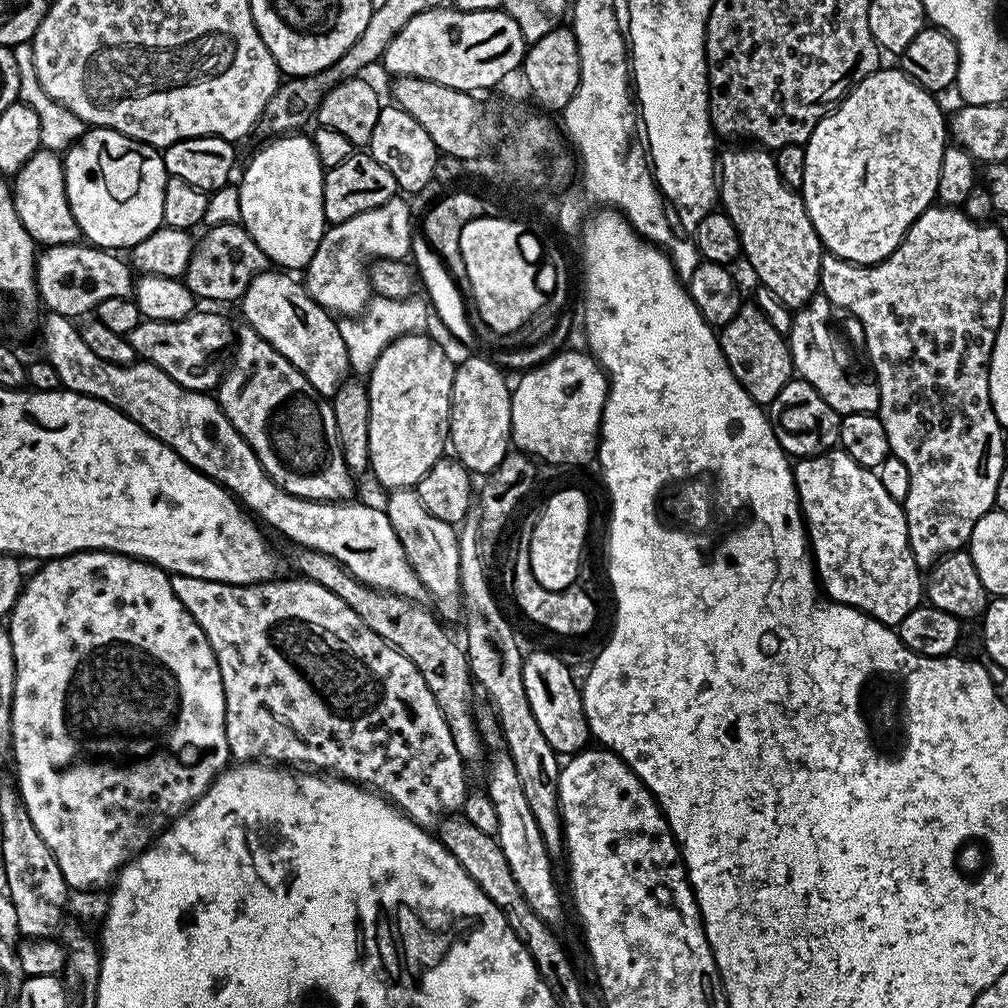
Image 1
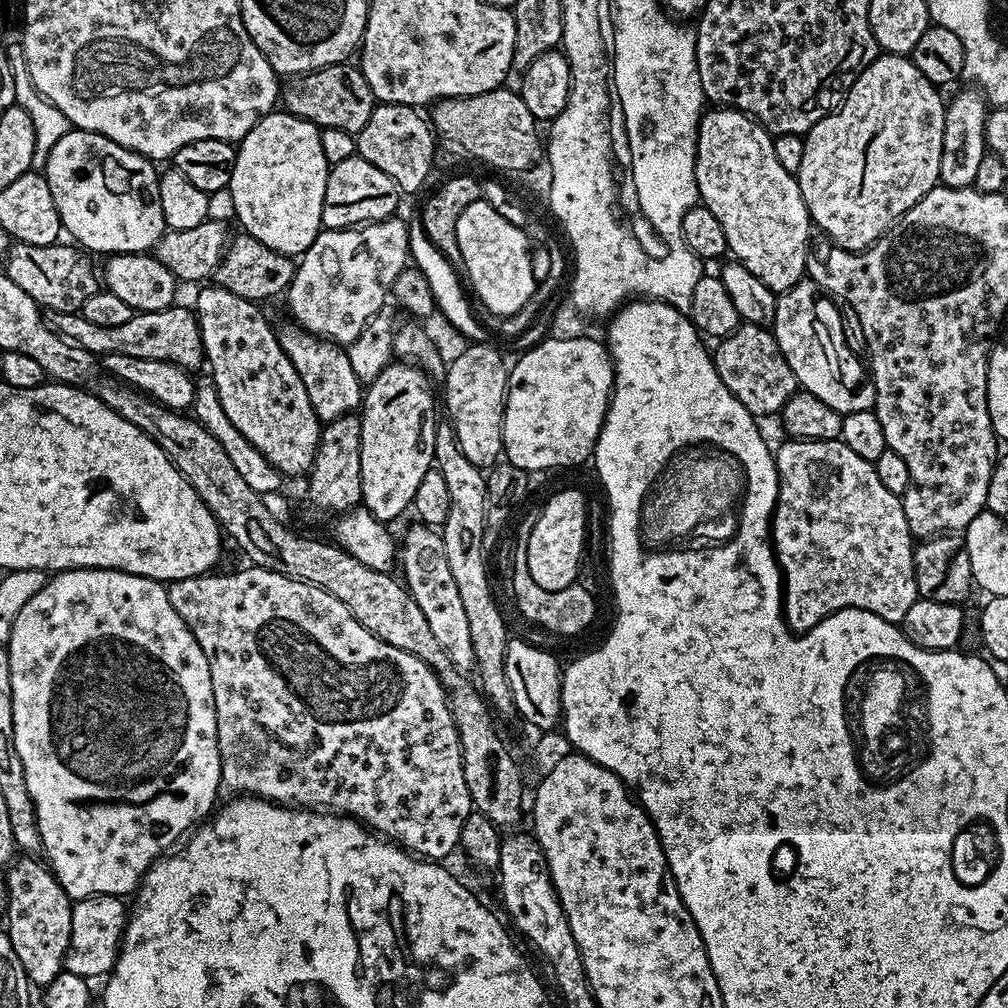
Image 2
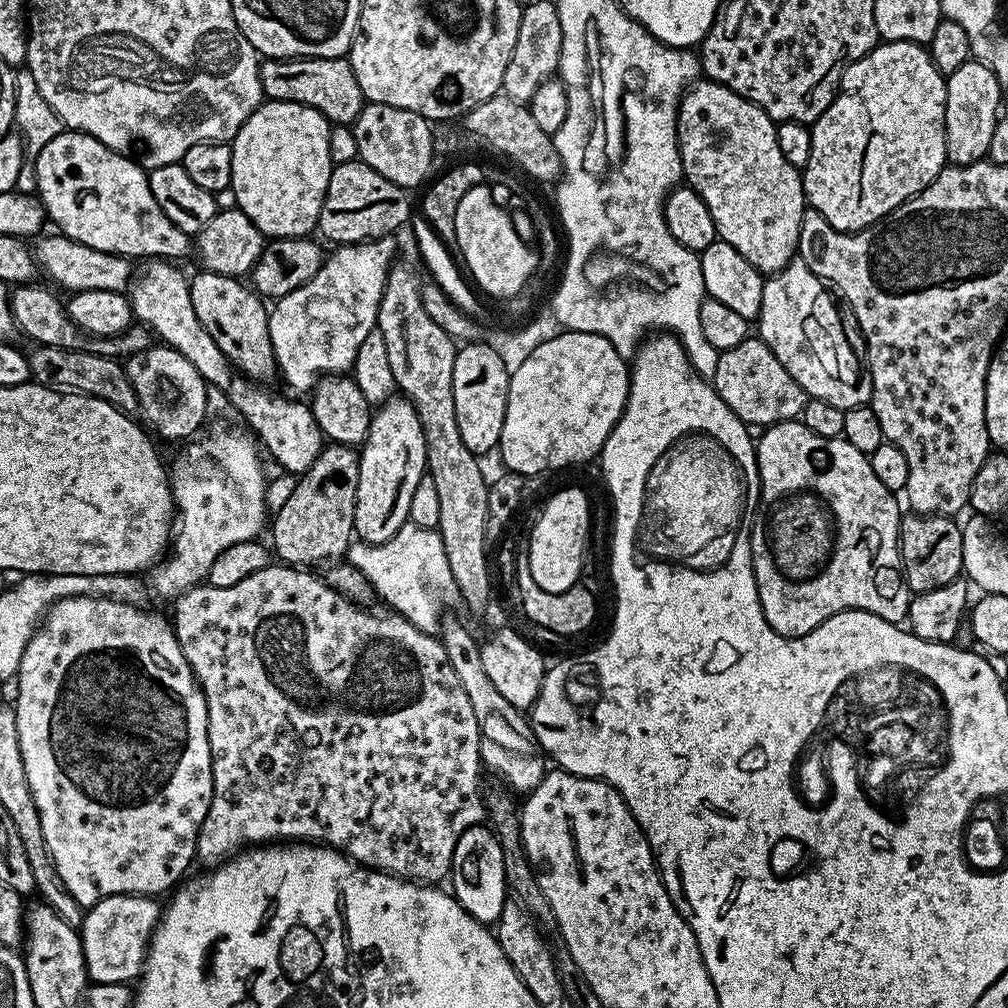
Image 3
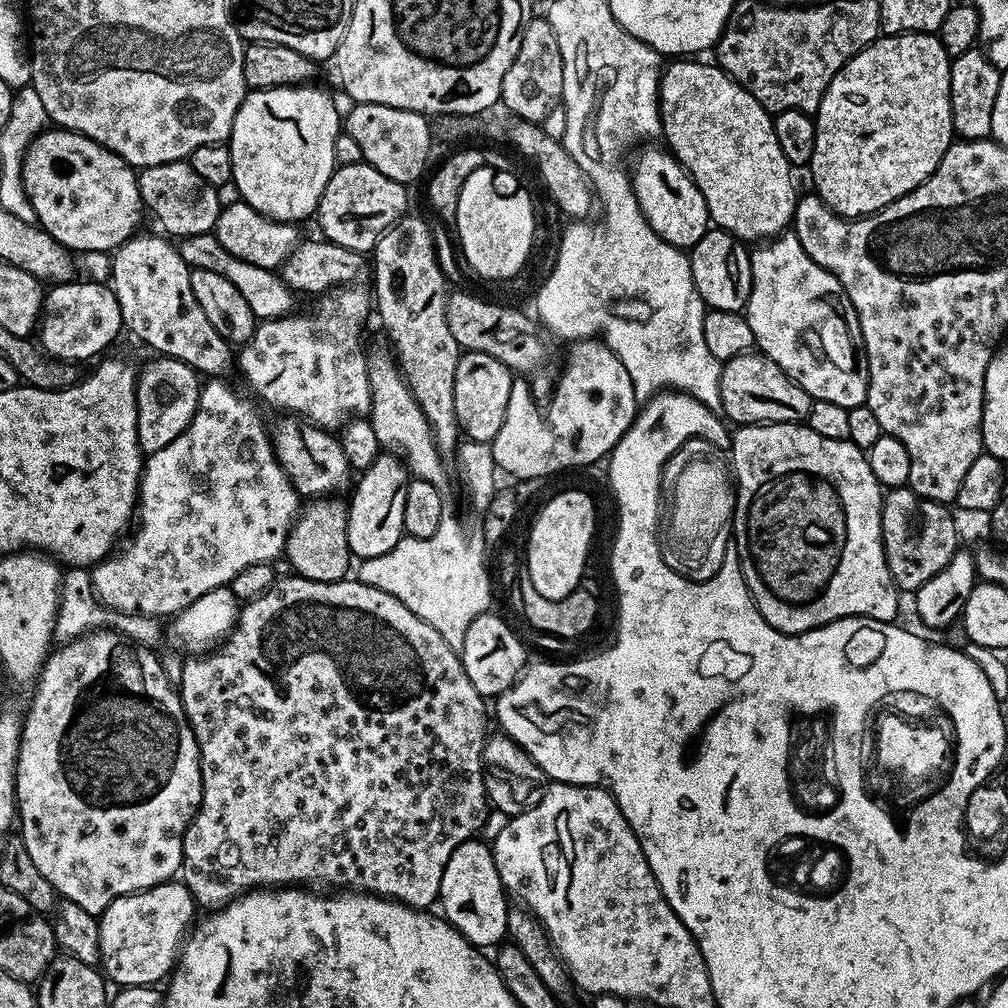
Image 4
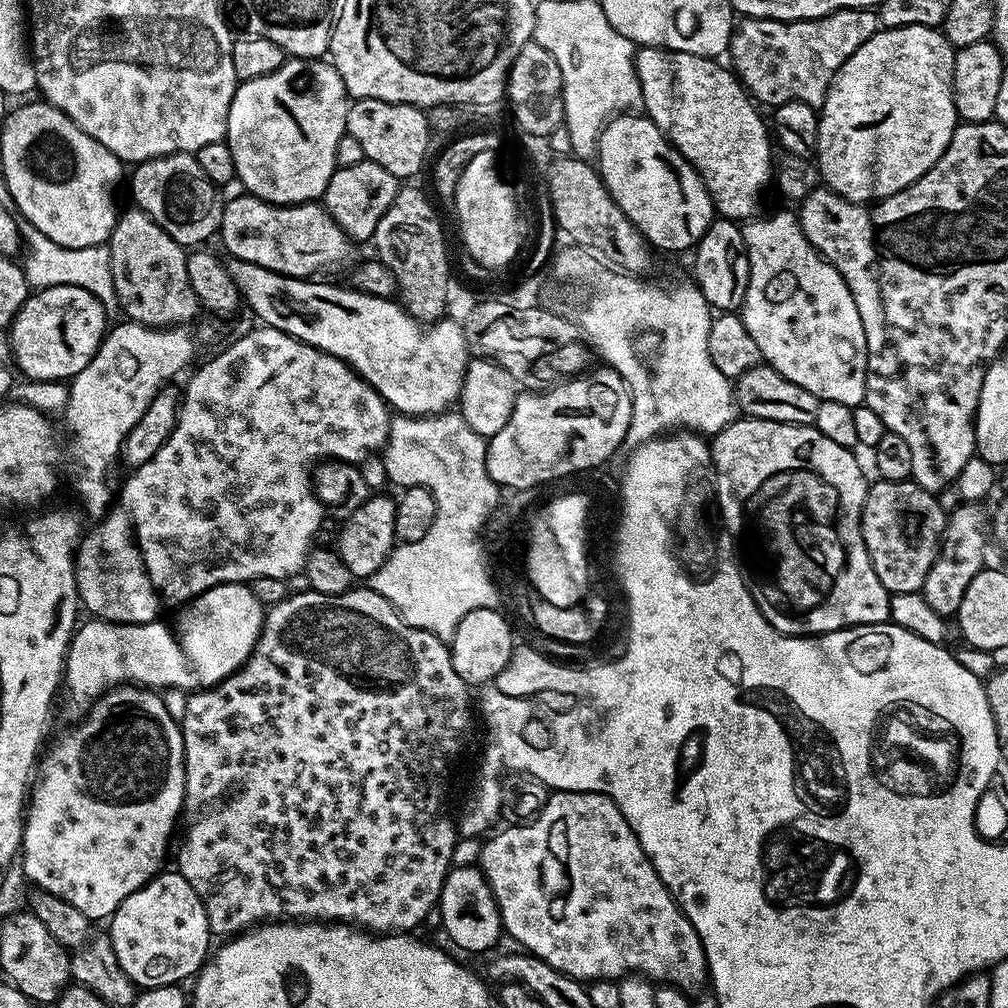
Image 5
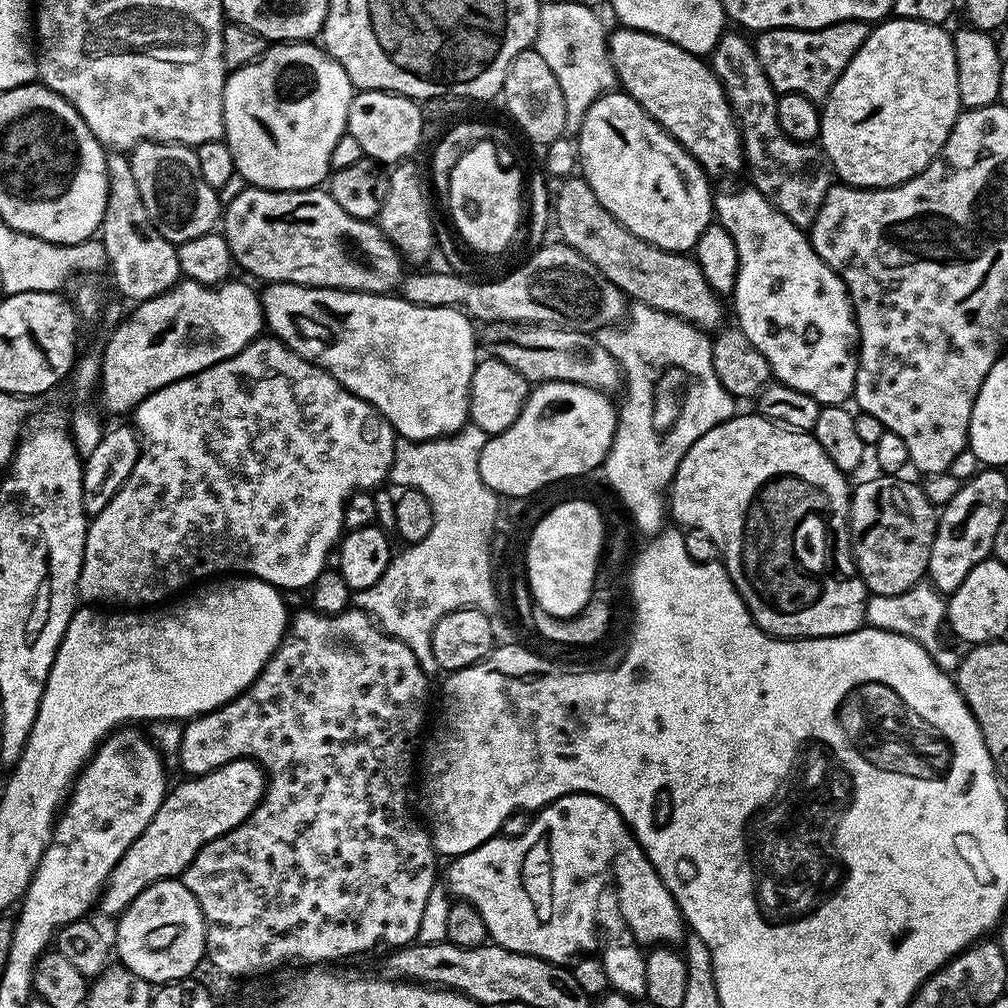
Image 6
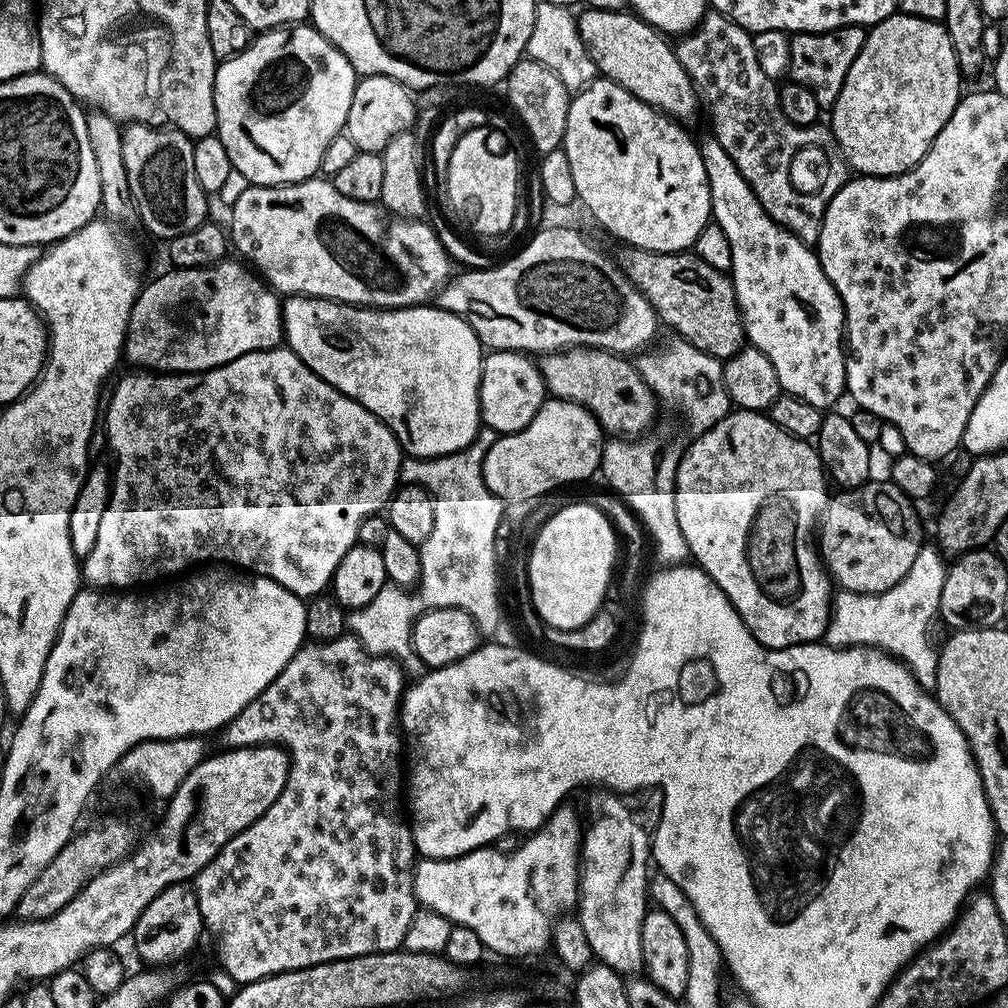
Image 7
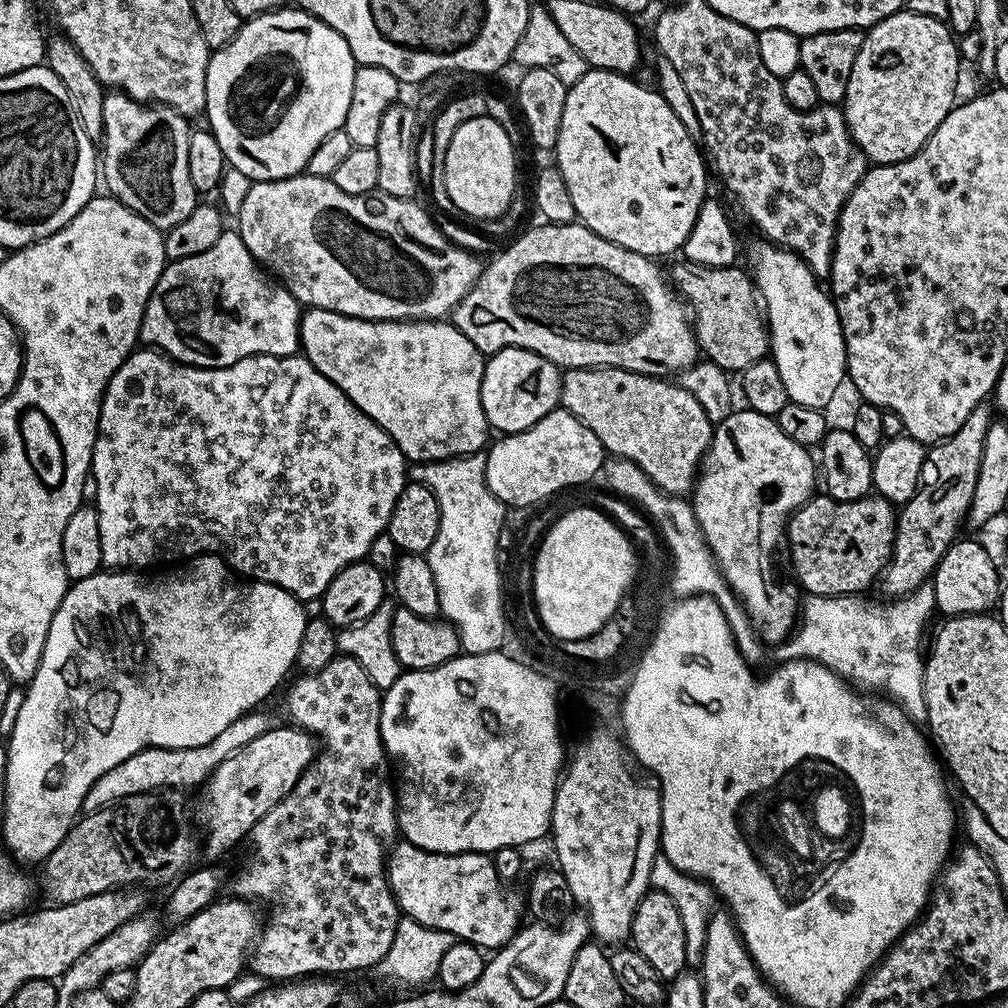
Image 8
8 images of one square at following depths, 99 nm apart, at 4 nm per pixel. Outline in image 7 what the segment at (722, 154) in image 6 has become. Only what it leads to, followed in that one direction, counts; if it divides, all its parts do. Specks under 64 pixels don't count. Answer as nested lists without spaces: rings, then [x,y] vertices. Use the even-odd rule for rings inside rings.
[[[585,7],[583,11],[579,13],[576,29],[580,31],[582,42],[603,79],[612,80],[634,94],[634,98],[646,102],[669,118],[685,122],[695,114],[696,104],[698,108],[696,88],[682,62],[678,62],[675,47],[664,41],[667,40],[665,33],[628,10],[603,12]]]

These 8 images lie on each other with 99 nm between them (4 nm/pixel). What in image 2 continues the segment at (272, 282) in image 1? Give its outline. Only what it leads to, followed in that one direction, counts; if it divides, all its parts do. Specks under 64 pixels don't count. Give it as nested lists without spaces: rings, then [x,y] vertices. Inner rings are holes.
[[[296,326],[291,327],[281,329],[278,334],[279,344],[298,370],[316,416],[323,423],[328,423],[338,417],[355,413],[363,403],[364,386],[351,369],[347,351],[341,345],[323,337],[313,336]]]

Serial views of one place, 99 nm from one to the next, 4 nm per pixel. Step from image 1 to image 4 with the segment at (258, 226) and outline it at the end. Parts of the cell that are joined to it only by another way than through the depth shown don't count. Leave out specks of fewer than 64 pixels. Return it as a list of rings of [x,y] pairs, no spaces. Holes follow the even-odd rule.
[[[293,86],[290,88],[257,88],[249,91],[245,96],[238,114],[234,118],[232,134],[227,141],[228,149],[232,155],[232,183],[238,186],[240,199],[245,204],[249,204],[254,210],[258,210],[267,216],[269,220],[283,220],[285,222],[301,222],[308,215],[315,213],[320,207],[320,199],[326,190],[326,182],[330,182],[332,173],[336,171],[338,165],[334,158],[334,142],[339,138],[342,131],[342,112],[336,109],[336,104],[332,101],[332,96],[328,92],[323,92],[316,86]]]

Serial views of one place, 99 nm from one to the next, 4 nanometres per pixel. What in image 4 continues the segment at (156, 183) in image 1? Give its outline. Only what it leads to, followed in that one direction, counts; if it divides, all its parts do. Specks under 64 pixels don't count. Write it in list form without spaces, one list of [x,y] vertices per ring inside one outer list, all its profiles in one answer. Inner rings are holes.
[[[59,126],[41,132],[28,148],[22,166],[22,178],[28,201],[37,211],[40,228],[52,235],[62,247],[73,253],[111,253],[128,241],[139,229],[136,227],[140,224],[142,201],[137,173],[123,158],[106,150],[101,144],[95,144],[82,134],[69,132]],[[212,232],[201,236],[185,236],[179,241],[178,247],[189,268],[214,270],[214,274],[222,274],[226,282],[233,284],[238,289],[238,294],[246,298],[246,306],[250,306],[257,321],[278,320],[295,309],[292,307],[295,306],[297,297],[273,269],[254,266],[254,262],[234,258],[234,254],[230,254],[230,250],[226,250],[226,246],[222,246],[222,242],[218,242],[218,238]]]

